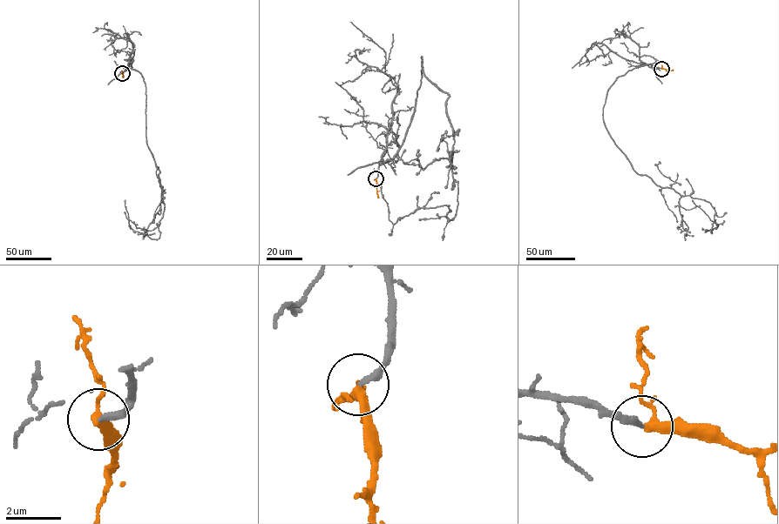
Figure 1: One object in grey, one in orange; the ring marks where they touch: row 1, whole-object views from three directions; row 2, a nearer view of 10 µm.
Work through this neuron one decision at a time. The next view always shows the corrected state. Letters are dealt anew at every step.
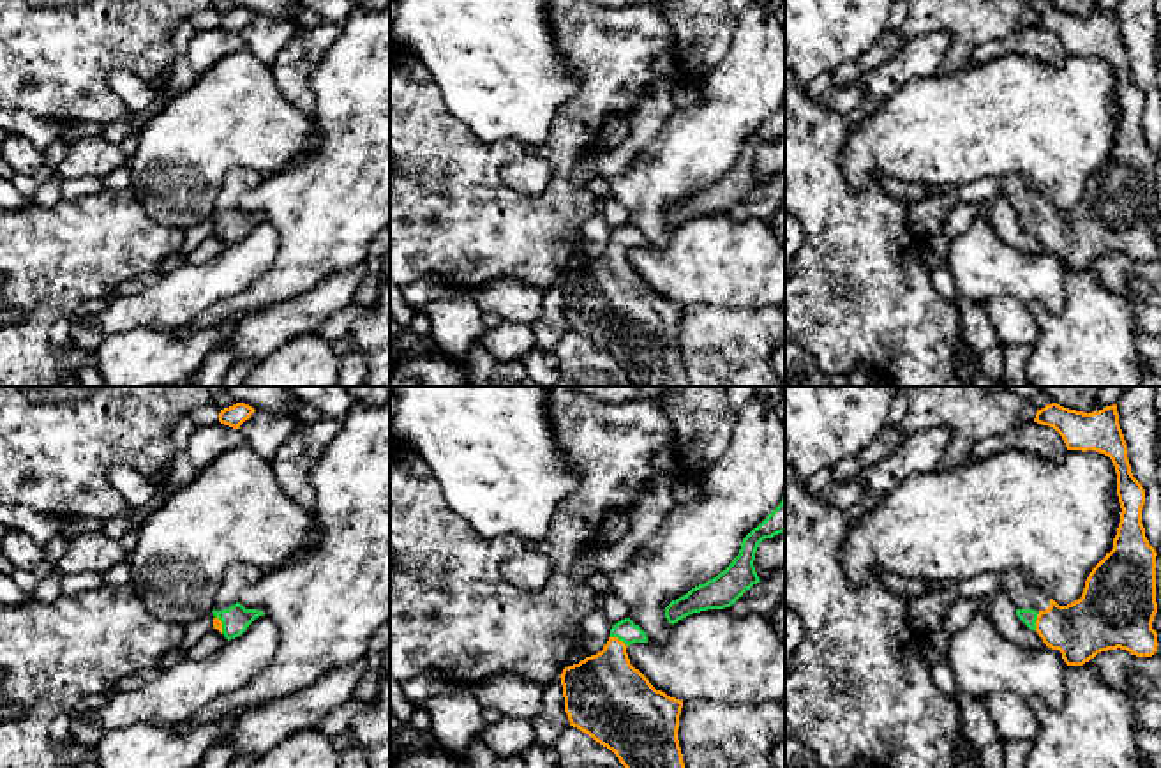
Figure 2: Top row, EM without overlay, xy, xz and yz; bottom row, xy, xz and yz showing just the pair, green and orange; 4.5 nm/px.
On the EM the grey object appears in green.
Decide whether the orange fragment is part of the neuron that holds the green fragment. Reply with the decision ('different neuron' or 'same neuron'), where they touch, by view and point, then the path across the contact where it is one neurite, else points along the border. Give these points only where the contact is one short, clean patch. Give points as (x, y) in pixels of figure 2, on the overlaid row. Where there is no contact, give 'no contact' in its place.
same neuron | xz (620, 640) | across xz (627, 631), (620, 640), (606, 680), (606, 692)

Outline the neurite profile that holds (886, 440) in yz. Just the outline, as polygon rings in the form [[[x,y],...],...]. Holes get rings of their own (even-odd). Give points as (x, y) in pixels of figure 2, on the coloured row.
[[[884,425],[859,454],[849,456],[833,466],[833,482],[843,484],[861,478],[868,466],[889,456],[903,440],[898,427]]]

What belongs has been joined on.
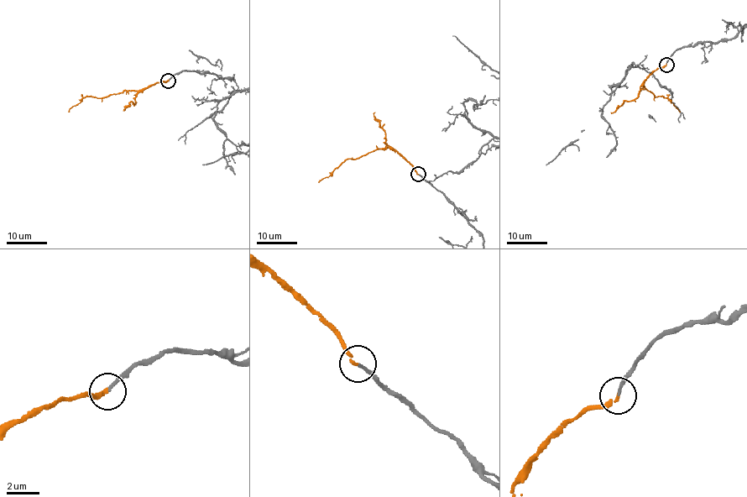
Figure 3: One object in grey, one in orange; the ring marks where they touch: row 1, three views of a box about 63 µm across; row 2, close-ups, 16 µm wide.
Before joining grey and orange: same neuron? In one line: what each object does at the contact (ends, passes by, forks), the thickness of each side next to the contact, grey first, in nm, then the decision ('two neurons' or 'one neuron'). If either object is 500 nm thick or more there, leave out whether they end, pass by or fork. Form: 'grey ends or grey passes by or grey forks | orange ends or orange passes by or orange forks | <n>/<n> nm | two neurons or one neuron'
grey ends | orange ends | 160/160 nm | one neuron

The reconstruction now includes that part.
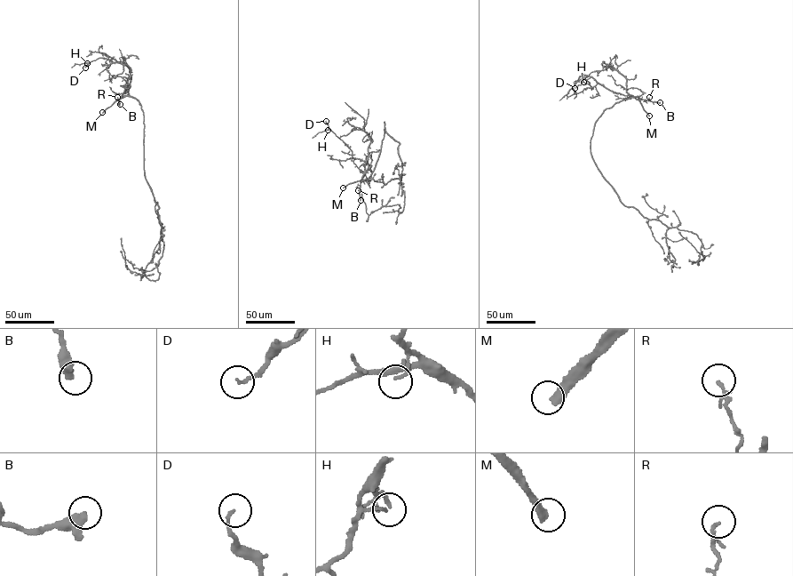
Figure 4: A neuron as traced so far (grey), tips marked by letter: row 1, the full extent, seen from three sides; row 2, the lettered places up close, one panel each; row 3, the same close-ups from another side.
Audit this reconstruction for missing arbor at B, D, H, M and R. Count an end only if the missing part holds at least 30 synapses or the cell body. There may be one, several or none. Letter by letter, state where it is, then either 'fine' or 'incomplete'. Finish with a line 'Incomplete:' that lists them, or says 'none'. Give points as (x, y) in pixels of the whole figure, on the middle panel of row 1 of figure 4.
B: at (360, 200); incomplete
D: at (326, 121); fine
H: at (328, 130); fine
M: at (343, 188); incomplete
R: at (358, 190); fine
Incomplete: B, M

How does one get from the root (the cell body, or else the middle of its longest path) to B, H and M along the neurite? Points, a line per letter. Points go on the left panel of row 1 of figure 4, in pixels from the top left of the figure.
B: (144, 169), (141, 105), (136, 99), (127, 96), (120, 98), (120, 104)
H: (144, 169), (143, 112), (136, 99), (122, 97), (130, 81), (130, 69), (111, 58), (99, 58), (87, 63)
M: (144, 169), (144, 114), (139, 101), (125, 96), (102, 112)

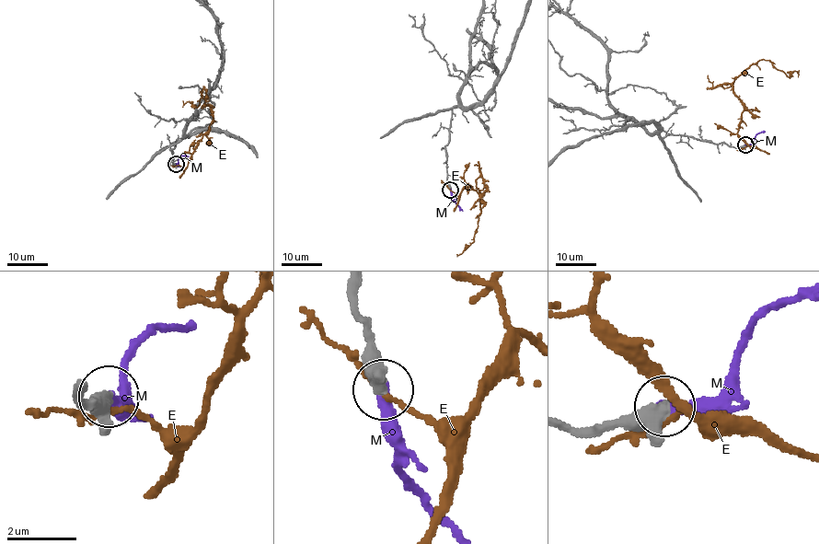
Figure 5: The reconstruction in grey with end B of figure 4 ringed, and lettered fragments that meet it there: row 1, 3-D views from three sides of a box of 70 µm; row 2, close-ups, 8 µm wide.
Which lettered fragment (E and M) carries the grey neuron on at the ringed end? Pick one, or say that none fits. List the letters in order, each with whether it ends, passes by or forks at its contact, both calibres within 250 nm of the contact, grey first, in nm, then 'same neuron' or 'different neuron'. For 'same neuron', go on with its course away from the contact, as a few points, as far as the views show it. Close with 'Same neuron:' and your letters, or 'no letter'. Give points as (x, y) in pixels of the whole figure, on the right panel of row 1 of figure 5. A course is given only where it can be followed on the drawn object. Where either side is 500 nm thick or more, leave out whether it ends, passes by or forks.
E: 600 nm thick on the grey side, 140 nm on the other; different neuron
M: 550 nm thick on the grey side, 400 nm on the other; same neuron; it runs (745, 145), (750, 145), (758, 133), (765, 132)
Same neuron: M

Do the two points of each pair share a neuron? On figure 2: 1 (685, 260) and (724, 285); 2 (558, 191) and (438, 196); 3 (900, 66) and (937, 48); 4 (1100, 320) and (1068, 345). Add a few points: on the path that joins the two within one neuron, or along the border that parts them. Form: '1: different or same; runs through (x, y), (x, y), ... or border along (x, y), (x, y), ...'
1: same; runs through (694, 265), (704, 265), (715, 276)
2: same; runs through (528, 207), (468, 207)
3: same; runs through (909, 62), (928, 50)
4: same; runs through (1093, 327), (1075, 345)

